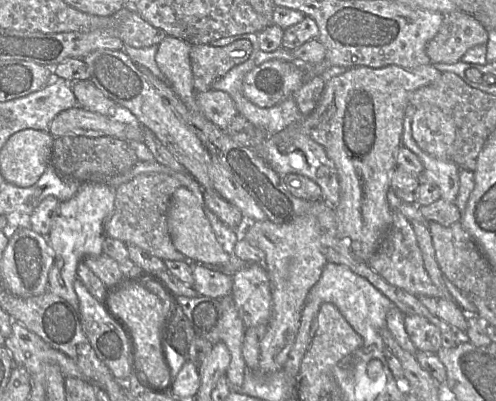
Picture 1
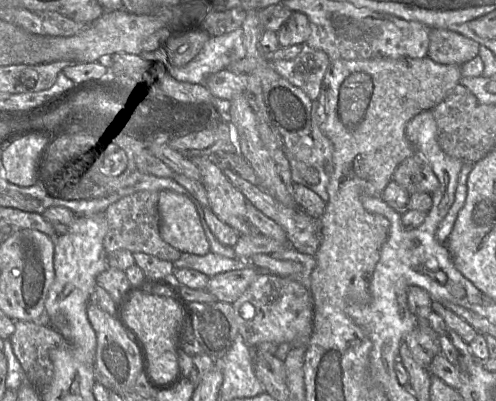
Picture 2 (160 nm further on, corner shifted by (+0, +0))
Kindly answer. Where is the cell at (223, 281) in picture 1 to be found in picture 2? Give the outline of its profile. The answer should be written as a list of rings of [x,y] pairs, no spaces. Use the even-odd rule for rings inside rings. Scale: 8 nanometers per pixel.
[[[247,267],[210,277],[206,290],[218,301],[233,304],[259,275],[256,268]]]

